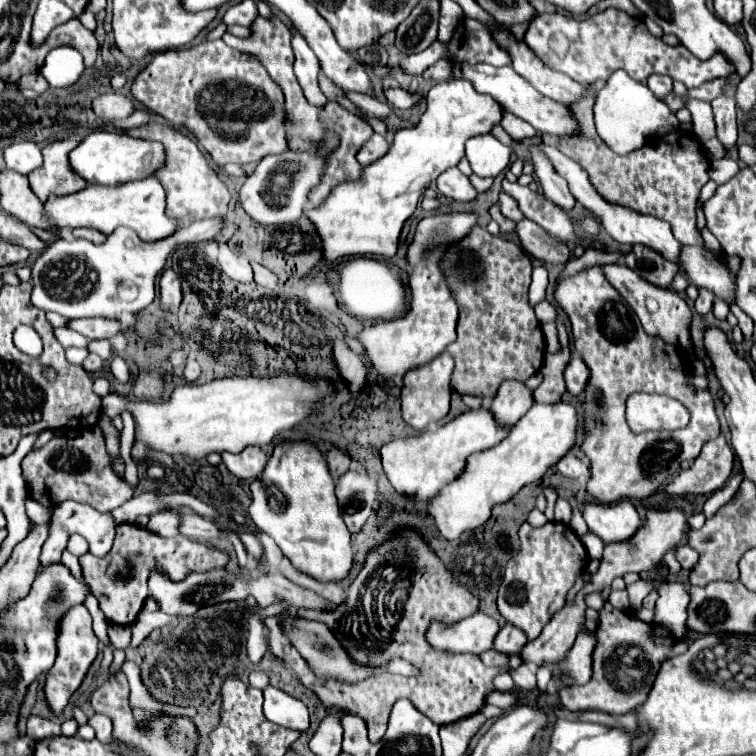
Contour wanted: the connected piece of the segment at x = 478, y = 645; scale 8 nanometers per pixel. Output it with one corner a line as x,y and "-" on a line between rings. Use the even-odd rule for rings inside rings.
476,612
452,624
452,628
434,622
428,628
428,642
438,650
482,654
484,650
490,650
494,646
494,638
498,630
500,626
492,616
484,612

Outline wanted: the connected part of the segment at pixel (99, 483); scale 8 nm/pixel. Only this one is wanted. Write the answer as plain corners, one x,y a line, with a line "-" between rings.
90,428
76,440
50,440
44,448
30,452
22,460
22,470
28,480
30,496
34,500
46,496
48,502
40,502
44,506
56,506
62,500
74,500
90,504
98,512
112,512
114,508
130,500
136,492
136,486
128,484
126,478
114,472
106,442
102,440
104,436
100,428

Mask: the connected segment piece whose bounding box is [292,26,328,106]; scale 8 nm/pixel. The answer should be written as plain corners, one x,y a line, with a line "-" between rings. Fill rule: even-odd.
292,26
292,50
294,50
294,74
302,86
308,102
314,106
324,106
328,102
328,98
318,88
320,64
316,60
316,54
304,40
304,36
294,26

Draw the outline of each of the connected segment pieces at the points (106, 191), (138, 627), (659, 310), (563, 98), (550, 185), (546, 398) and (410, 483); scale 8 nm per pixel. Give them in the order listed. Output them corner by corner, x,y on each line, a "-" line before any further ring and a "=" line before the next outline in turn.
154,176
128,182
128,184
118,184
118,186
94,186
90,184
88,188
70,194
70,196
50,196
50,200
44,204
46,212
50,214
54,226
58,228
78,228
78,226
88,226
96,228
102,234
112,234
118,226
132,228
142,240
146,242
156,242
162,238
172,236
178,228
182,228
182,222
176,218
166,216
164,210
164,188
=
142,610
140,612
136,621
130,625
132,640
128,646
129,648
137,648
153,629
167,626
175,618
175,616
167,616
161,611
147,612
=
624,262
602,264
600,268
602,268
604,276
608,278
608,282
634,308
634,312
638,314
644,330
650,336
660,336
662,340
666,340
670,344
678,344
680,348
690,350
688,342
690,342
690,318
692,318
692,312
690,312
688,304
676,292
670,292
666,288
658,288
654,284
648,284
646,280
642,280
640,276
636,276
636,272
632,272
=
498,32
496,40
510,52
512,68
544,96
562,104
574,104
576,100
582,100
586,96
584,86
580,86
578,82
560,72
546,68
542,60
534,56
534,52
524,42
512,40
508,32
=
534,144
534,148
532,148
532,158
534,158
534,174
538,176
538,180
540,180
540,184
542,184
544,196
546,196
548,200
552,200
556,206
560,206
562,210
566,210
566,212
574,210
576,200
574,200
574,196
570,194
566,180
562,180
562,178
554,172
550,160
540,152
540,144
=
560,312
556,314
556,326
558,326
560,350
556,354
544,356
544,364
540,370
544,374
544,382
534,390
534,402
542,402
542,404
556,404
566,392
564,364
568,362
570,356
570,336
564,326
564,316
=
488,406
466,410
448,424
438,426
436,430
426,430
420,436
384,444
380,450
382,466
396,492
418,500
428,500
436,496
436,492
440,492
444,484
450,484
456,476
460,476
460,472
464,472
464,464
470,454
492,448
494,444
498,444
498,440
504,440
508,432
510,428
498,424

